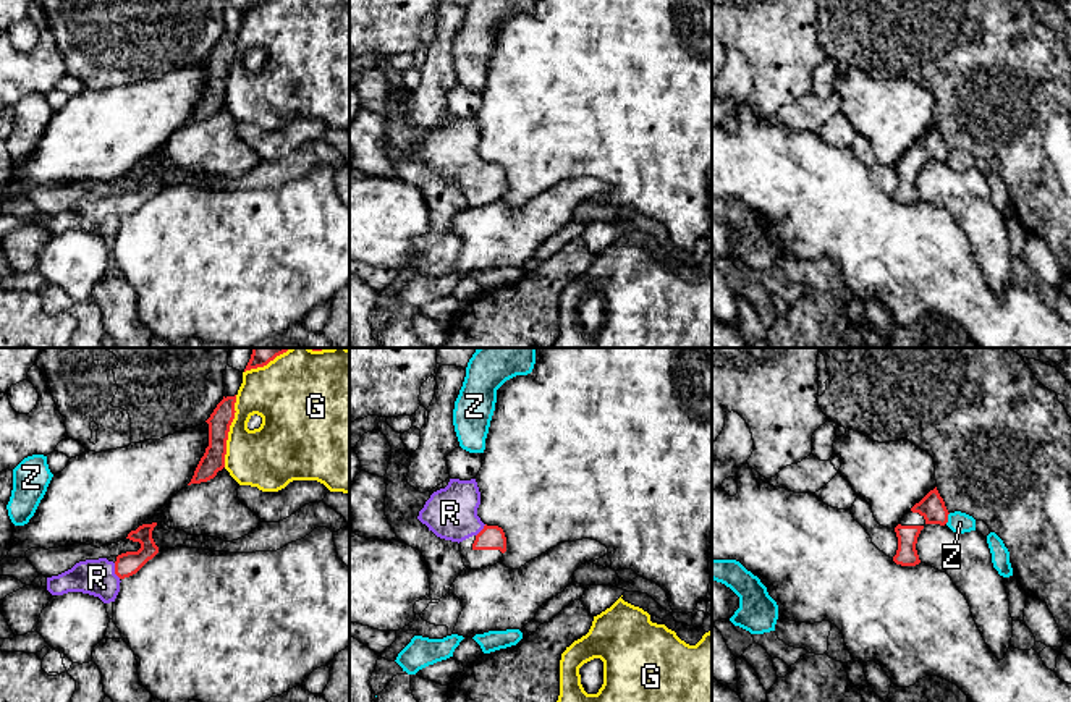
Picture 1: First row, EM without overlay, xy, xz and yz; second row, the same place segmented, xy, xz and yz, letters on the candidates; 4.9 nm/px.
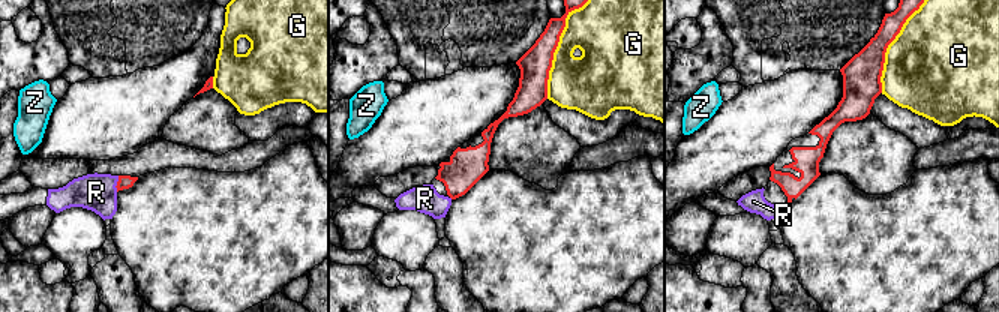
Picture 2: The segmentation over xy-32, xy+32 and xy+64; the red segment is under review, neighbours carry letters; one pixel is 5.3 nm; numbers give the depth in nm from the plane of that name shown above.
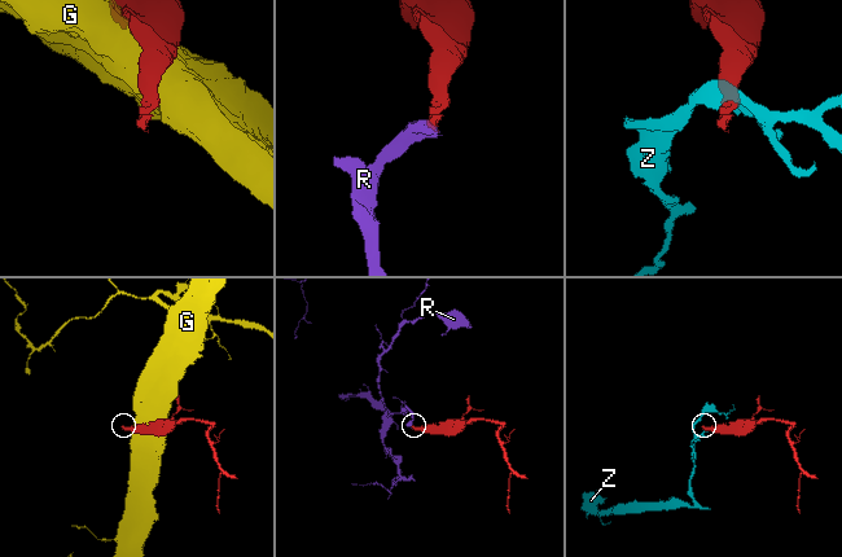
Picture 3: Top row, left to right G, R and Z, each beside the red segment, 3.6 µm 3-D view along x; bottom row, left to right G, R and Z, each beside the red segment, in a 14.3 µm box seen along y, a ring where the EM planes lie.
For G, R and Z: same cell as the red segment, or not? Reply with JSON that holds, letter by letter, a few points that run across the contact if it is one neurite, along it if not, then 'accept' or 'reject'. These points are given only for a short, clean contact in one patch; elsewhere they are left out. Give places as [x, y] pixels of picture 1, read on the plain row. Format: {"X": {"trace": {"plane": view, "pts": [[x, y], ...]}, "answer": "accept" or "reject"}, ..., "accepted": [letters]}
{"G": {"answer": "reject"}, "R": {"trace": {"plane": "xy", "pts": [[128, 201], [115, 209], [97, 215]]}, "answer": "accept"}, "Z": {"trace": {"plane": "yz", "pts": [[950, 151], [945, 160]]}, "answer": "reject"}, "accepted": ["R"]}

